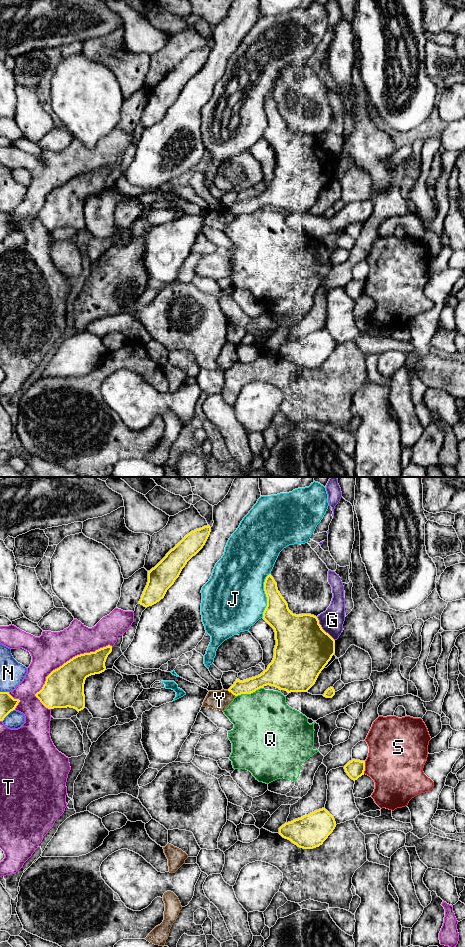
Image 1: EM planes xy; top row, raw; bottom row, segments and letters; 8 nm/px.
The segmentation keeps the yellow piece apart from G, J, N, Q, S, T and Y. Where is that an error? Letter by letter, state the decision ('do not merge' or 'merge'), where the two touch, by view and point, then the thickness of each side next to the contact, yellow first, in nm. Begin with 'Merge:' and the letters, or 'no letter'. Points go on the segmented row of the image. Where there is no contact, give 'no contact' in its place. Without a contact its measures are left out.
Merge: no letter
G: do not merge | xy (322, 629) | 440/190 nm
J: do not merge | xy (266, 595) | 200/480 nm
N: do not merge | xy (7, 714) | 130/140 nm
Q: do not merge | xy (248, 693) | 160/460 nm
S: do not merge | xy (364, 767) | 140/440 nm
T: do not merge | xy (70, 659) | 320/300 nm
Y: do not merge | xy (231, 692) | 120/150 nm

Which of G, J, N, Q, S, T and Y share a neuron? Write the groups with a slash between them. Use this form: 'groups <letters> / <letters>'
groups G / J / N / Q / S / T / Y

